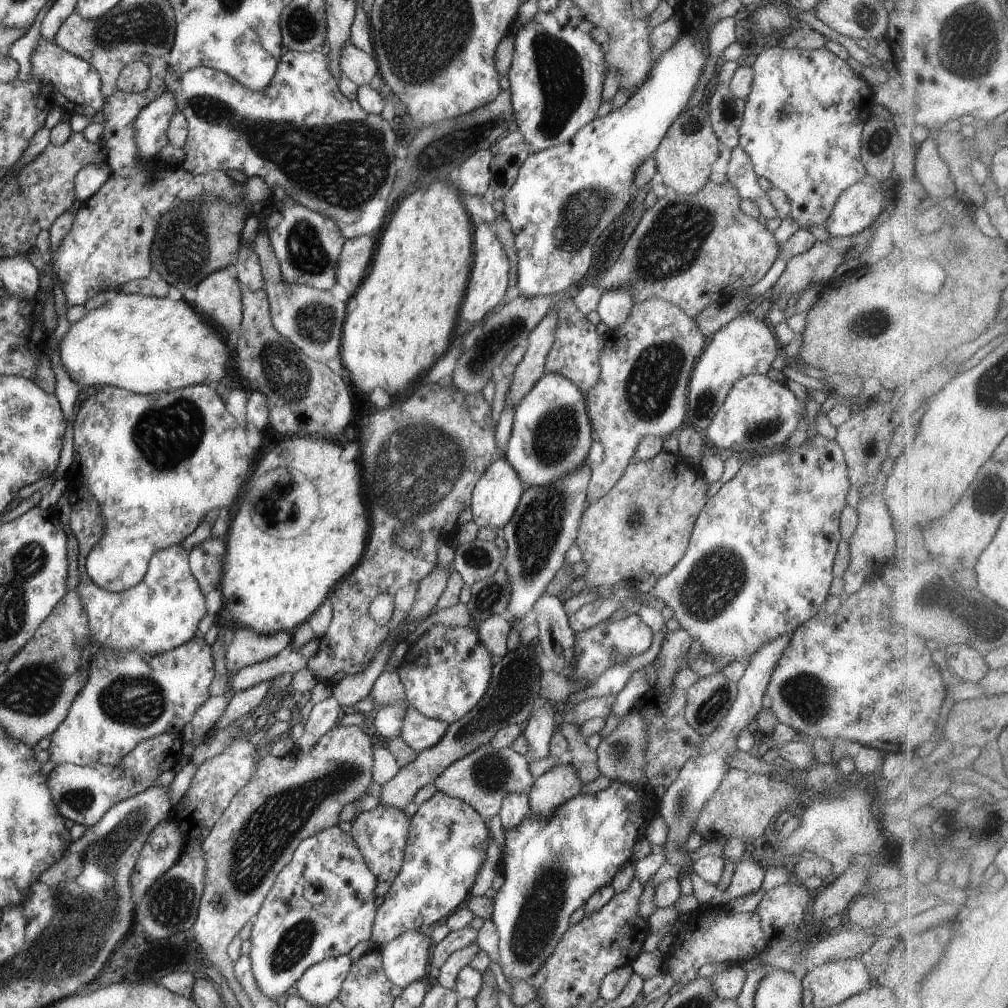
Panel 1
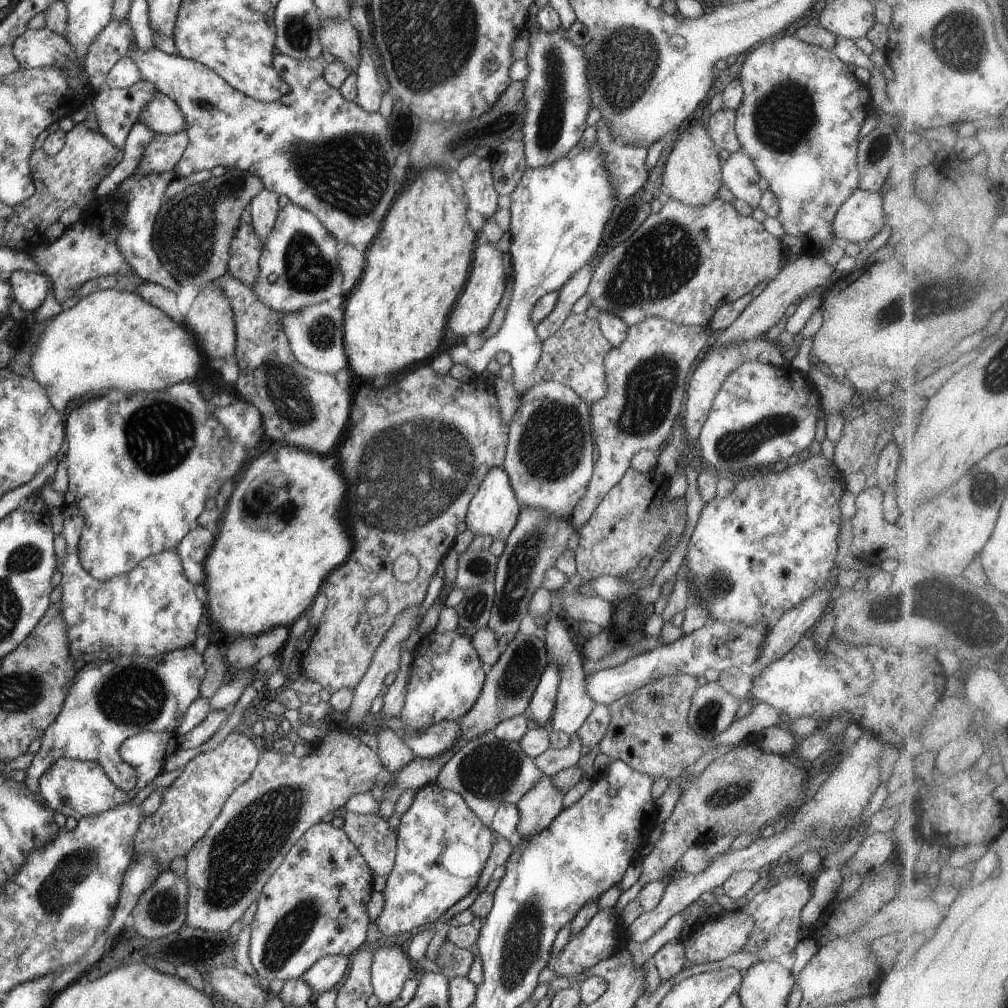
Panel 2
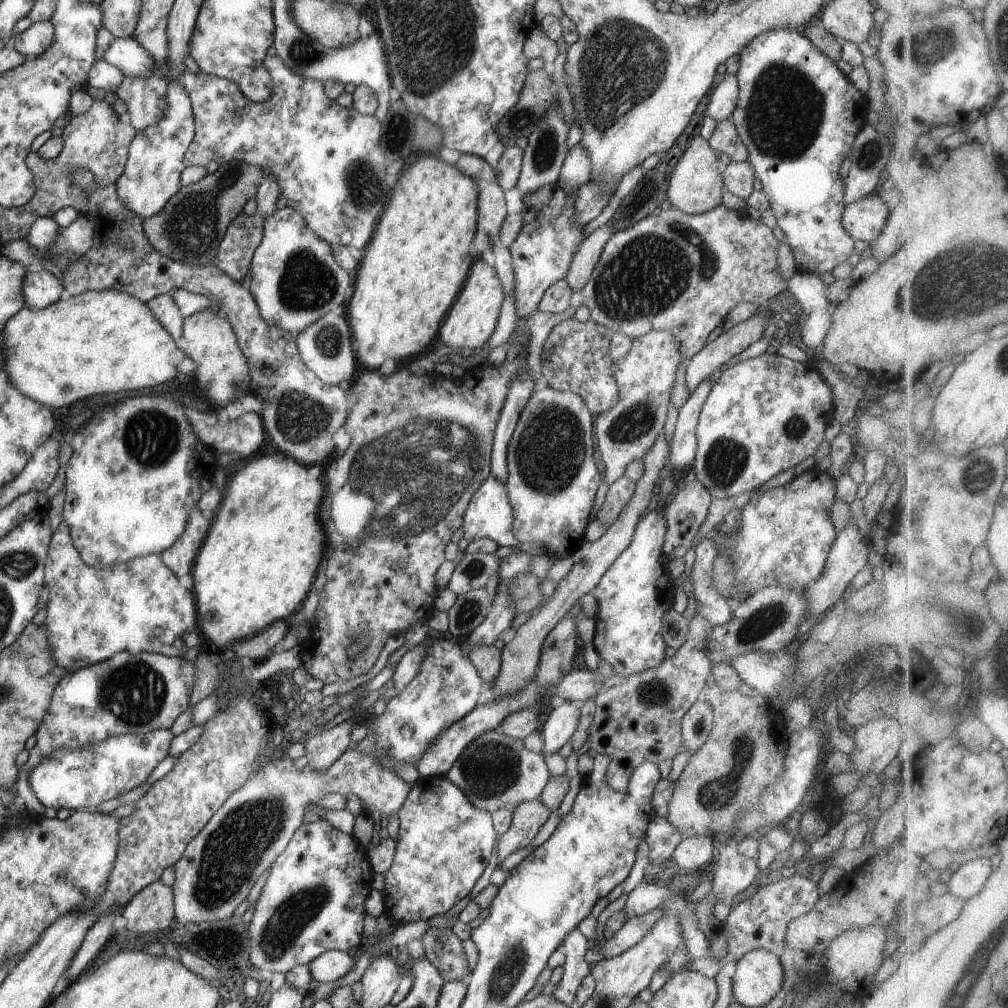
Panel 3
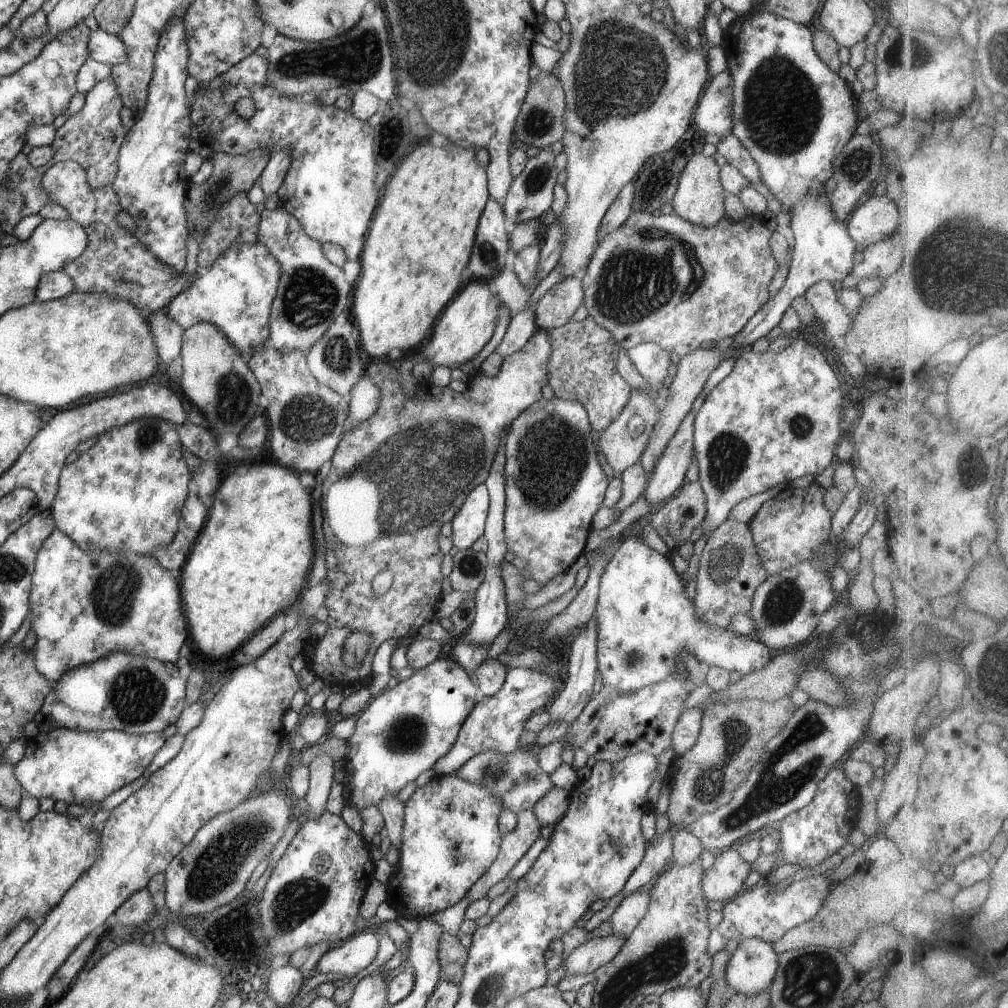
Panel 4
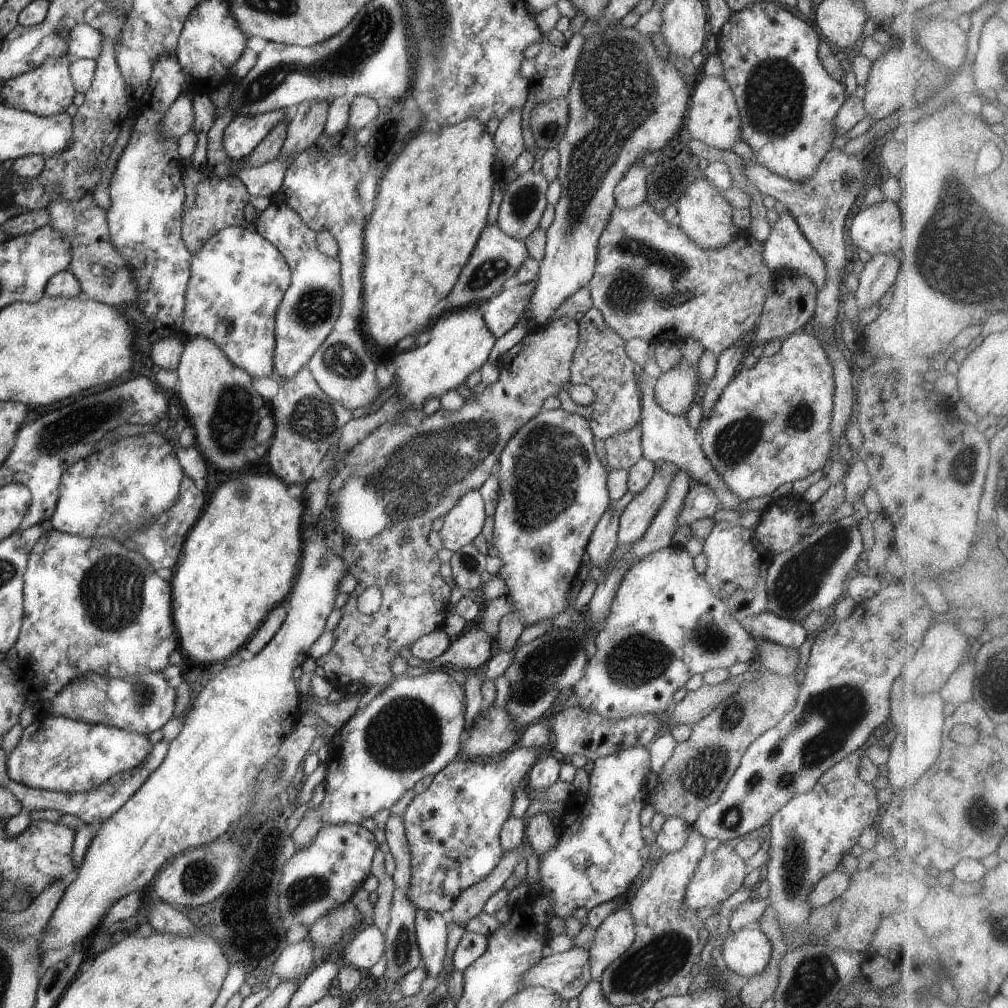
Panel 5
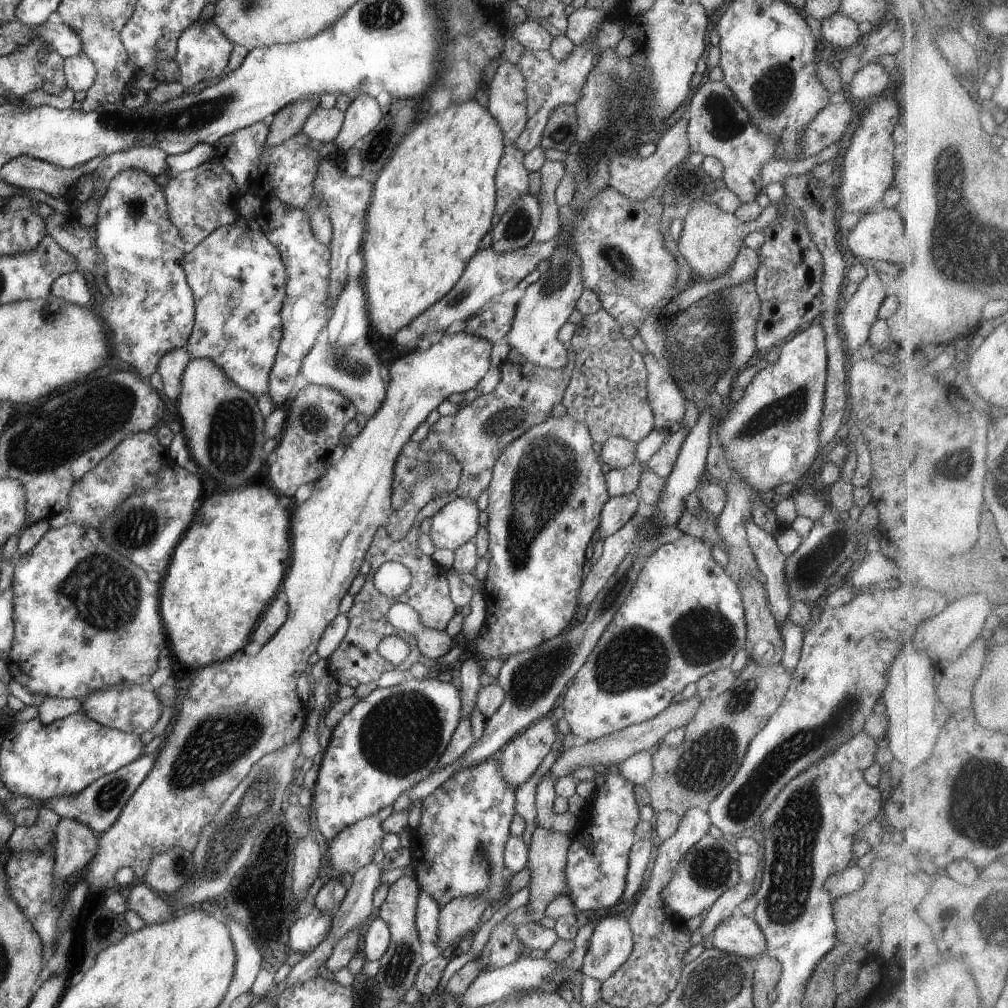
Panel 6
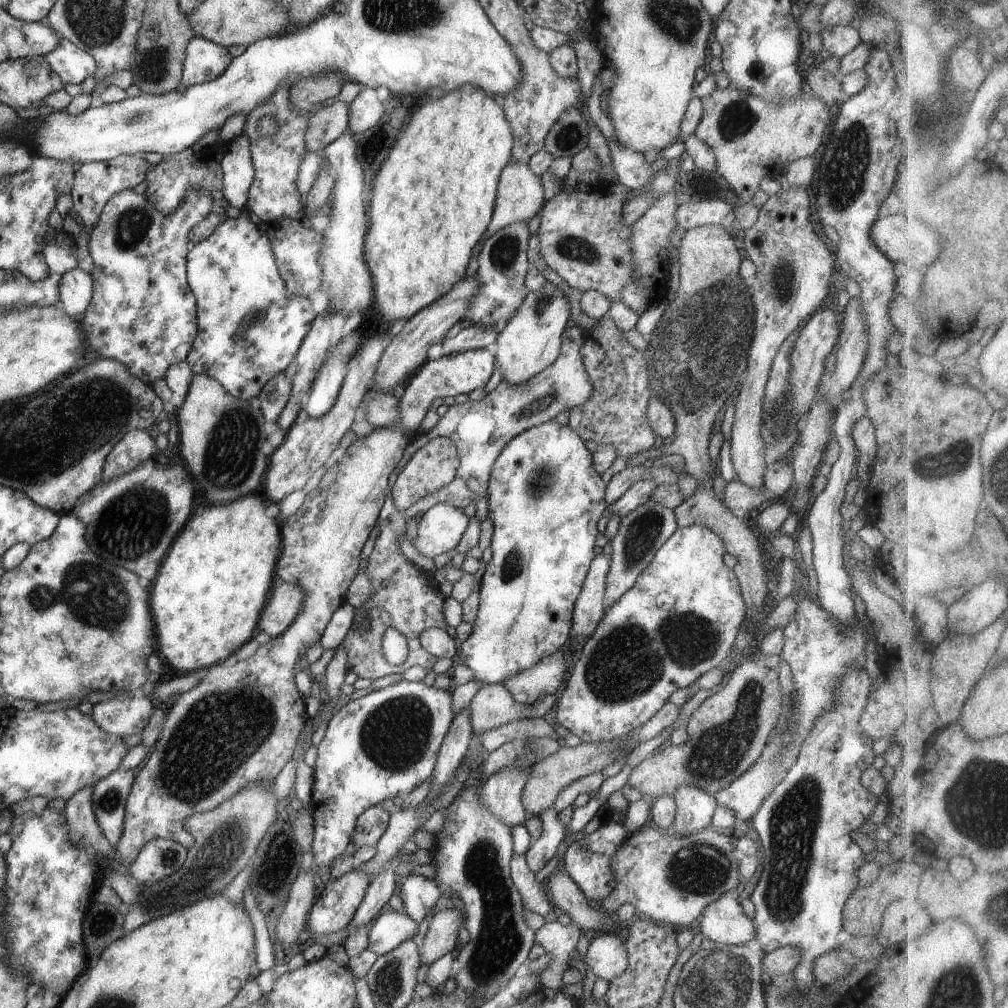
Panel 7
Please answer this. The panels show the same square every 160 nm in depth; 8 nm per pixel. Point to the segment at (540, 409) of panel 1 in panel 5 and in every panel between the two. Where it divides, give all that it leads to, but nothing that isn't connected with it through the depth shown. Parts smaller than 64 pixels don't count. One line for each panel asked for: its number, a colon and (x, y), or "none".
2: (550, 450)
3: (552, 482)
4: (554, 484)
5: (553, 490)

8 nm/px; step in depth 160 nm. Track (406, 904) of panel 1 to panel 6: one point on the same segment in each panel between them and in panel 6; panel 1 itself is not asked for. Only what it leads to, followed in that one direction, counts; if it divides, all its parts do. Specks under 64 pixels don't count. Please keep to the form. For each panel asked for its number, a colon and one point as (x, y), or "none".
2: (442, 846)
3: (444, 844)
4: (450, 838)
5: (453, 828)
6: (458, 850)

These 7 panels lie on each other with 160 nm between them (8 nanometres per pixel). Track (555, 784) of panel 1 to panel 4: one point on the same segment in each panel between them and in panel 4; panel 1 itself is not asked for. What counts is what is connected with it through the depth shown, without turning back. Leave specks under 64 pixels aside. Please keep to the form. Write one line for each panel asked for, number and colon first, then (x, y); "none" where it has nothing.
2: (543, 802)
3: (528, 818)
4: (514, 845)

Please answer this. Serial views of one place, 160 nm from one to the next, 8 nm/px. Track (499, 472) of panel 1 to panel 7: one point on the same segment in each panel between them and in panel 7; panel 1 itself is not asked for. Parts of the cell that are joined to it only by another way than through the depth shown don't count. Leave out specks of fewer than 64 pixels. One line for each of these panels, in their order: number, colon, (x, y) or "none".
2: (493, 510)
3: (489, 515)
4: (468, 524)
5: (463, 523)
6: (457, 522)
7: (441, 528)

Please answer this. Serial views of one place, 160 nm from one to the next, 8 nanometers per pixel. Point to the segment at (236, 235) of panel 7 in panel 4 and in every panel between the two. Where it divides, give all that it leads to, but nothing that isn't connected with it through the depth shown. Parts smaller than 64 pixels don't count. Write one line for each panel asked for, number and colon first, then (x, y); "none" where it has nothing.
4: (235, 294)
5: (238, 278)
6: (238, 278)

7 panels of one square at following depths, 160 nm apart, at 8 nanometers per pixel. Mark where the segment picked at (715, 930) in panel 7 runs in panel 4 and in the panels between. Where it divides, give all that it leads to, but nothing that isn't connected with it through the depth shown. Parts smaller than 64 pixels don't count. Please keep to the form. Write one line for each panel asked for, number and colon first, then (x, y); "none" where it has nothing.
4: (752, 968)
5: (747, 952)
6: (739, 934)

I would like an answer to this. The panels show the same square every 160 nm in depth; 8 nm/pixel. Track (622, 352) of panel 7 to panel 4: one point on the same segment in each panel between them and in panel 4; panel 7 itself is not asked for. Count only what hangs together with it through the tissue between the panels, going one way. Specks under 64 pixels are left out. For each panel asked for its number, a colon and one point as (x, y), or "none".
4: (581, 367)
5: (600, 360)
6: (607, 391)

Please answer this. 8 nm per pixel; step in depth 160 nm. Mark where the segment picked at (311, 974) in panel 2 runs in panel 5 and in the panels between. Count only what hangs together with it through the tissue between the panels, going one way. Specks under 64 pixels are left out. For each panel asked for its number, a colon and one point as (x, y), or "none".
3: (332, 965)
4: (357, 952)
5: (365, 949)

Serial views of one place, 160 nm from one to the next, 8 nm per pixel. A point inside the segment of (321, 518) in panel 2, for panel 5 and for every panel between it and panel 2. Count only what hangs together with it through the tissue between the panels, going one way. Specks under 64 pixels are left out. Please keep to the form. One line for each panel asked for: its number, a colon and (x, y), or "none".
3: (247, 576)
4: (252, 559)
5: (240, 559)

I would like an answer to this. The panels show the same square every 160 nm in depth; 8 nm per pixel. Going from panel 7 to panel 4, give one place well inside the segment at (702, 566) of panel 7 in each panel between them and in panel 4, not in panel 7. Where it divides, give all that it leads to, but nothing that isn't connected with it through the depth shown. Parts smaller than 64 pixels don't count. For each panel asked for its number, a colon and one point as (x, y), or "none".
4: (644, 620)
5: (664, 625)
6: (684, 618)

